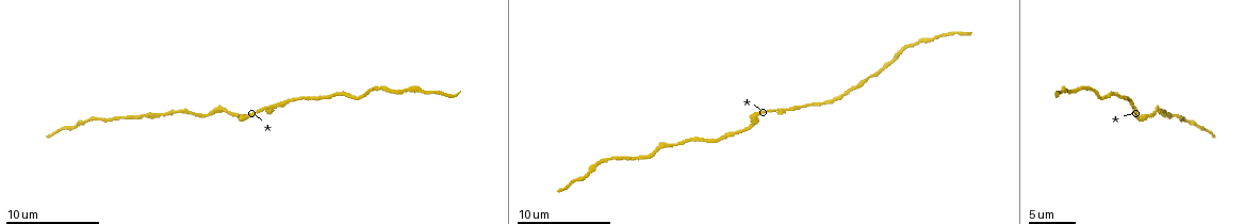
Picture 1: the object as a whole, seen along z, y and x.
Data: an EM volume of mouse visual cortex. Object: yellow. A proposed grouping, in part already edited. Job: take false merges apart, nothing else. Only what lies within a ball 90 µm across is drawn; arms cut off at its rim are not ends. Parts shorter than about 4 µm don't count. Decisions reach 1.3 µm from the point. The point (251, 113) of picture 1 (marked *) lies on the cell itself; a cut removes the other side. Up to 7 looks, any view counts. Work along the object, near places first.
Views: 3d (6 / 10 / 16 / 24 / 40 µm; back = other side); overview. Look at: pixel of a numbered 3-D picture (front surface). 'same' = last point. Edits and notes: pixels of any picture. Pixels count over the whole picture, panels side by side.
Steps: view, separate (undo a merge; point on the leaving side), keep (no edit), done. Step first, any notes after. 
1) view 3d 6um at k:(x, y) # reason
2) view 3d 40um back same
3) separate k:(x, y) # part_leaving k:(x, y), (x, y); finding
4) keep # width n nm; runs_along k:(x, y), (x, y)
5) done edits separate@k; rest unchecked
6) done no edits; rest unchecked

view 3d 16um at 1:(1161, 115) # calibre changes

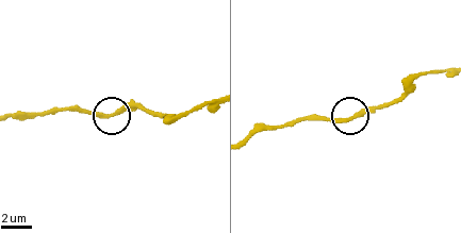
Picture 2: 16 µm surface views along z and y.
view 3d 6um at 2:(353, 115)

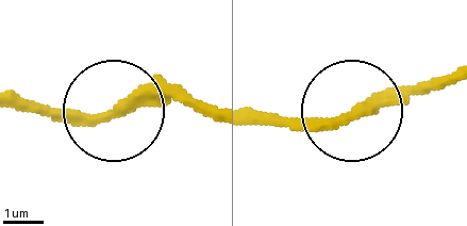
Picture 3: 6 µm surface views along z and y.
keep # continuous, no second cell

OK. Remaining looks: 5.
view 3d 10um at 1:(402, 89) # thick turns thin

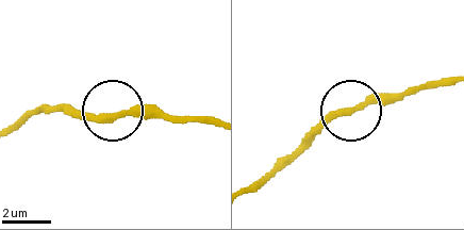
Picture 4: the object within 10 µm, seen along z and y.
keep # width 270 nm; all the same cell

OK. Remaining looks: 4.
view 3d 10um at 1:(866, 79) # sudden change in width

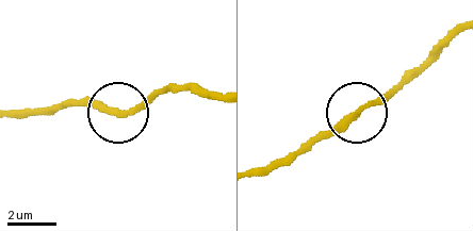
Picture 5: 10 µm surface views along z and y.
view 3d 10um back at 5:(355, 111) # from behind

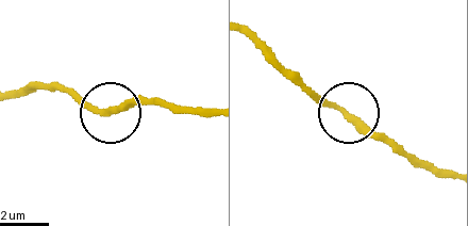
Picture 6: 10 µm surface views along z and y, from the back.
keep # width 280 nm; runs_along 6:(449, 176), (413, 166), (305, 84); all the same cell

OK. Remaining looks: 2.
view 3d 10um at 1:(651, 153) # calibre changes

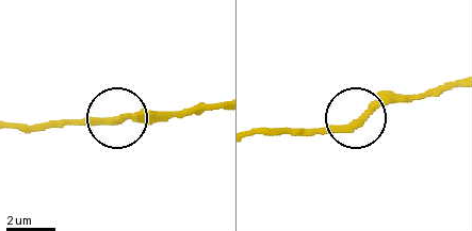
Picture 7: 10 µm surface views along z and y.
keep # width 270 nm; runs_along 7:(452, 84), (416, 97), (378, 99), (336, 127), (295, 127); one cell here

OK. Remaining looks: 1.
done no edits; rest unchecked

